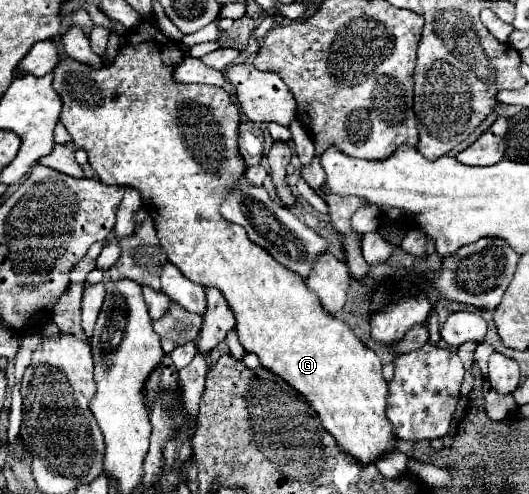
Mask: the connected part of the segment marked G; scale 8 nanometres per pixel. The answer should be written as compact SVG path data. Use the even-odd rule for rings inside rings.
M144 19L136 29L132 29L126 37L124 37L124 45L116 57L116 61L112 65L102 65L100 69L90 69L88 65L84 63L78 63L70 57L62 59L52 75L54 75L54 89L60 93L62 97L62 113L60 113L60 123L66 127L66 131L72 135L72 141L76 147L80 149L86 149L88 151L88 161L90 161L90 167L98 173L100 181L106 183L106 185L126 185L126 187L136 187L140 189L142 193L142 201L144 201L144 207L148 209L148 213L152 215L154 223L156 223L156 231L158 231L158 239L160 239L160 245L164 247L168 259L172 265L176 265L190 281L202 285L202 287L216 287L222 291L222 295L226 297L226 301L230 303L232 311L234 311L234 317L236 317L236 333L240 337L240 343L242 347L248 351L248 353L256 353L262 367L266 367L268 371L272 371L274 375L278 375L280 379L284 379L290 387L294 387L296 391L300 391L300 395L304 395L304 399L308 399L308 403L314 407L314 411L318 413L320 421L322 421L322 427L334 435L336 443L340 445L340 449L348 451L352 457L356 457L362 465L368 465L368 463L374 463L380 455L384 455L386 451L394 449L394 443L396 443L396 437L392 433L392 427L390 427L390 421L386 419L386 399L388 399L388 383L384 381L382 377L382 363L378 359L378 355L366 347L356 335L354 331L350 329L350 325L346 321L340 321L336 317L332 317L328 311L324 311L320 299L306 287L304 279L300 279L300 275L296 275L294 271L290 269L284 269L284 265L280 265L276 259L272 259L272 255L268 251L264 251L262 247L254 245L246 231L240 227L240 225L234 225L230 221L226 221L222 215L220 215L220 205L222 205L222 199L224 195L228 193L228 189L232 189L232 185L240 179L240 173L244 169L244 159L238 151L238 123L240 123L240 111L238 107L230 101L228 93L222 89L222 87L200 87L200 85L178 85L174 79L172 79L172 71L174 67L182 61L182 55L180 51L176 49L176 43L170 41L168 37L164 37L160 33L160 29L154 25L154 19Z

